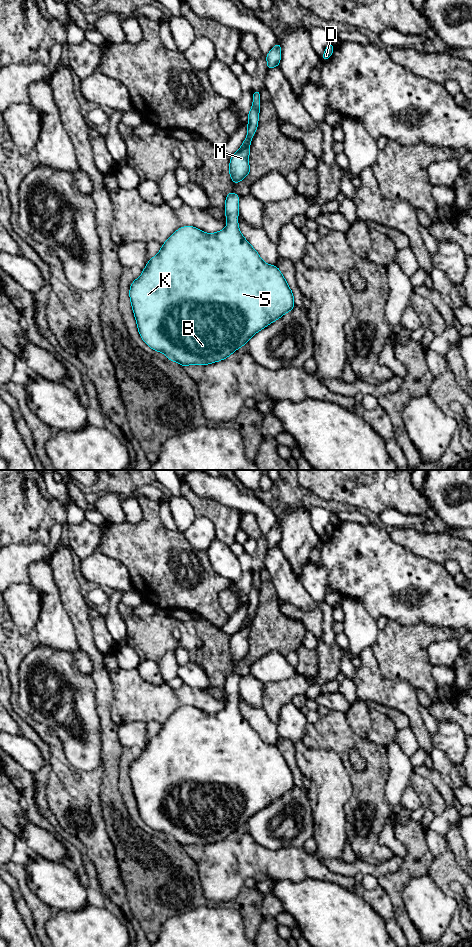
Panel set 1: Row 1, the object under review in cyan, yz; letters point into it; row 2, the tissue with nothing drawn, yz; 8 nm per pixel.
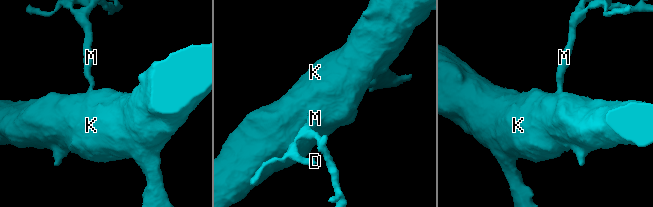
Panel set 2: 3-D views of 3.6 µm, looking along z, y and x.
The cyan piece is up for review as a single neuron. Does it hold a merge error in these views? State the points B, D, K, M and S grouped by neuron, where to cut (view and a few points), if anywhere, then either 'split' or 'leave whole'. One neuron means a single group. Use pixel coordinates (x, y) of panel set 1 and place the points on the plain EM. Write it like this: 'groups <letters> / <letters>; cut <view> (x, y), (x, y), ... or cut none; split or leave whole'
groups B D K M S; cut none; leave whole

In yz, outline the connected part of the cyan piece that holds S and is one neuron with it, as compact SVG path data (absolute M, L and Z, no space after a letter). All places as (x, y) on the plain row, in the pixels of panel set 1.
M234 672L227 674L225 681L225 695L227 698L227 706L225 709L216 713L208 714L196 707L184 706L176 710L167 721L162 724L159 733L149 739L146 747L143 749L141 756L134 760L130 766L129 776L137 802L139 814L143 821L153 830L162 832L168 840L174 841L183 847L196 844L207 845L210 843L221 841L229 837L234 831L241 826L247 824L247 821L257 812L276 801L285 793L292 791L294 787L294 777L292 770L289 768L284 756L277 746L265 743L257 731L243 717L238 706L240 677Z

